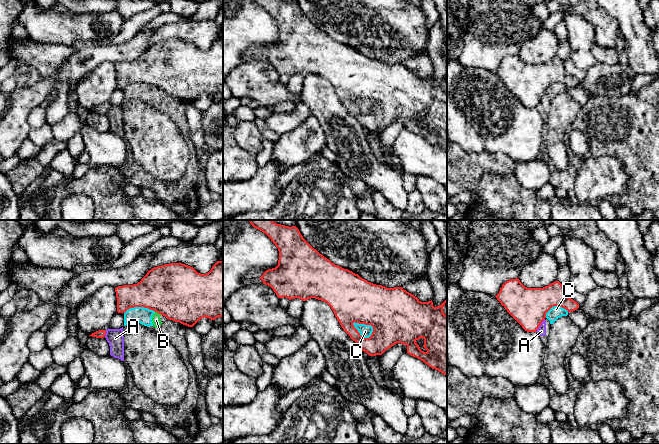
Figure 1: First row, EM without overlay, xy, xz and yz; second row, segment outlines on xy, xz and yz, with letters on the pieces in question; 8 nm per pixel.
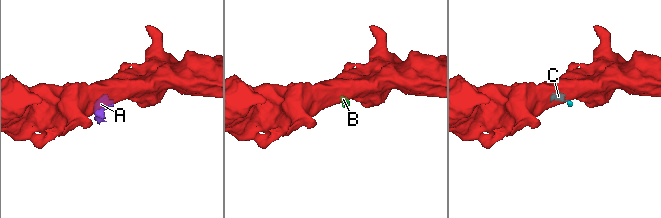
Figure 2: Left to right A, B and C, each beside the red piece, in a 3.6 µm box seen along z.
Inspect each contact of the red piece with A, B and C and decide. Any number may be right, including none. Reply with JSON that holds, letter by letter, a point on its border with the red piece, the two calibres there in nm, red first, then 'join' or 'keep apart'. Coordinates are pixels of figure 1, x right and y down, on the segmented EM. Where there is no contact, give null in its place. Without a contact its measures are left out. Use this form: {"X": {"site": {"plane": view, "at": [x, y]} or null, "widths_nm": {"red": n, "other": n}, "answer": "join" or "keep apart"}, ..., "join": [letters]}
{"A": {"site": {"plane": "yz", "at": [540, 324]}, "widths_nm": {"red": 300, "other": 80}, "answer": "keep apart"}, "B": {"site": {"plane": "xy", "at": [158, 312]}, "widths_nm": {"red": 460, "other": 70}, "answer": "keep apart"}, "C": {"site": {"plane": "xz", "at": [364, 323]}, "widths_nm": {"red": 400, "other": 100}, "answer": "keep apart"}, "join": []}

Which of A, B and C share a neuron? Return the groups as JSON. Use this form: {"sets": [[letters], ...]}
{"sets": [["A", "B", "C"]]}

